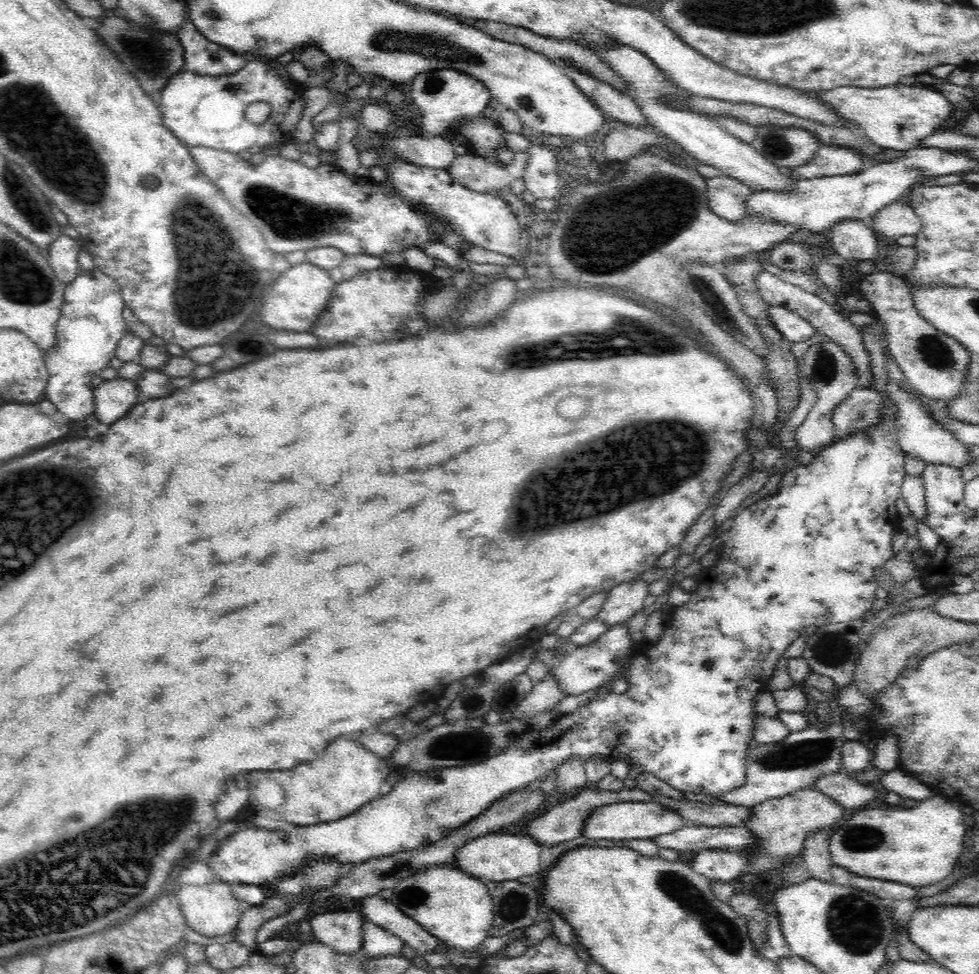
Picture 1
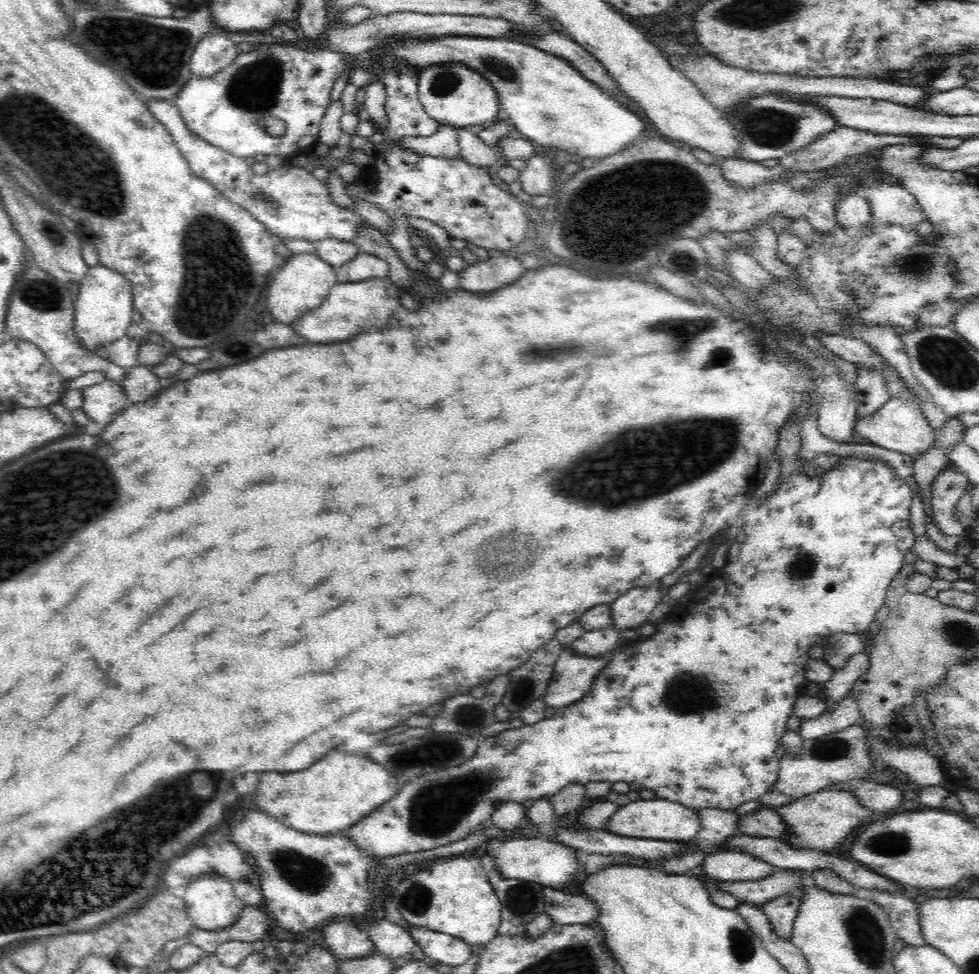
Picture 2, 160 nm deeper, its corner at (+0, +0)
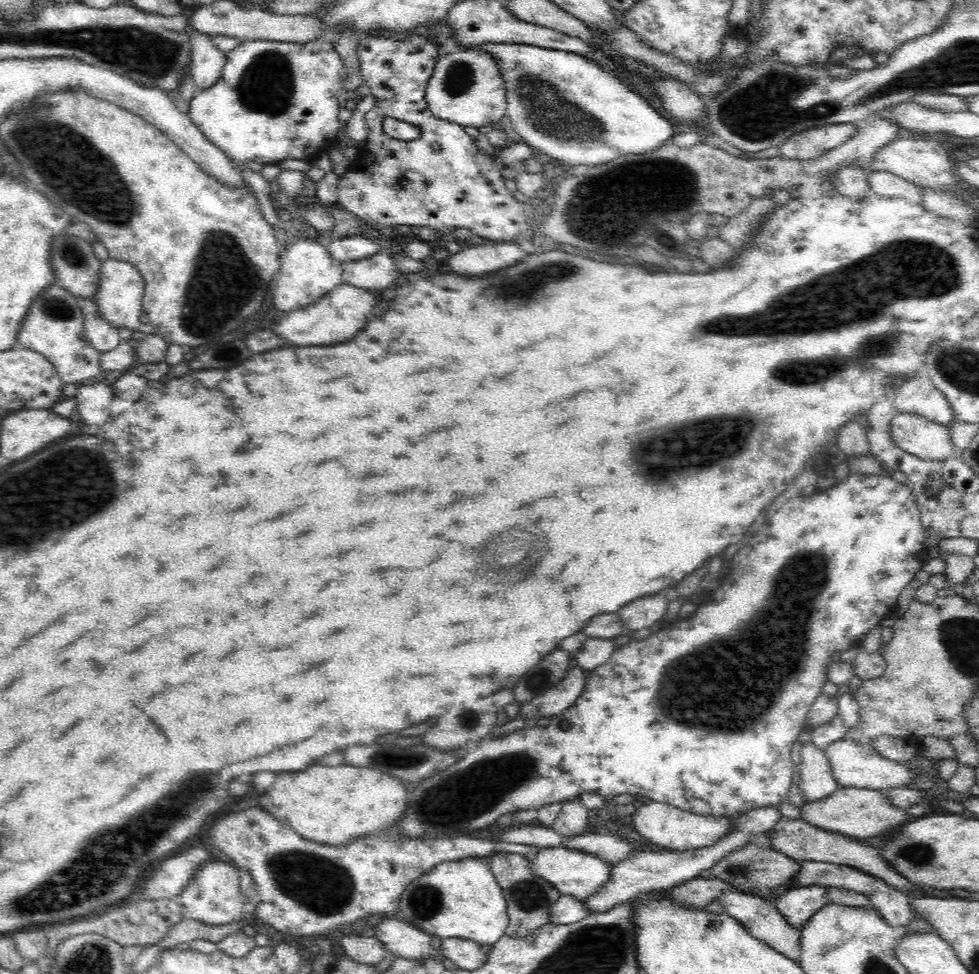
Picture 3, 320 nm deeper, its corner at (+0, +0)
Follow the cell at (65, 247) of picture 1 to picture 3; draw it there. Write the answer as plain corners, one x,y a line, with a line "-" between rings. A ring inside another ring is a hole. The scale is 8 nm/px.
77,298
78,307
84,314
84,329
89,342
100,352
108,352
117,348
122,340
120,331
108,323
97,307
97,304
88,298

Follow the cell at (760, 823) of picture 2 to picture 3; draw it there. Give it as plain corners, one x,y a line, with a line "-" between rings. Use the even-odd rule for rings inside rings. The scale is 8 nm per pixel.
783,817
781,822
772,831
768,832
768,837
771,839
774,850
779,850
794,860
848,865
860,870
860,872
886,881
898,891
907,893
916,890
914,883
910,883
910,880
896,871
892,864
882,857
879,848
873,848
866,842
827,832
822,828
816,828
812,824
805,822
804,819
792,820
791,818

